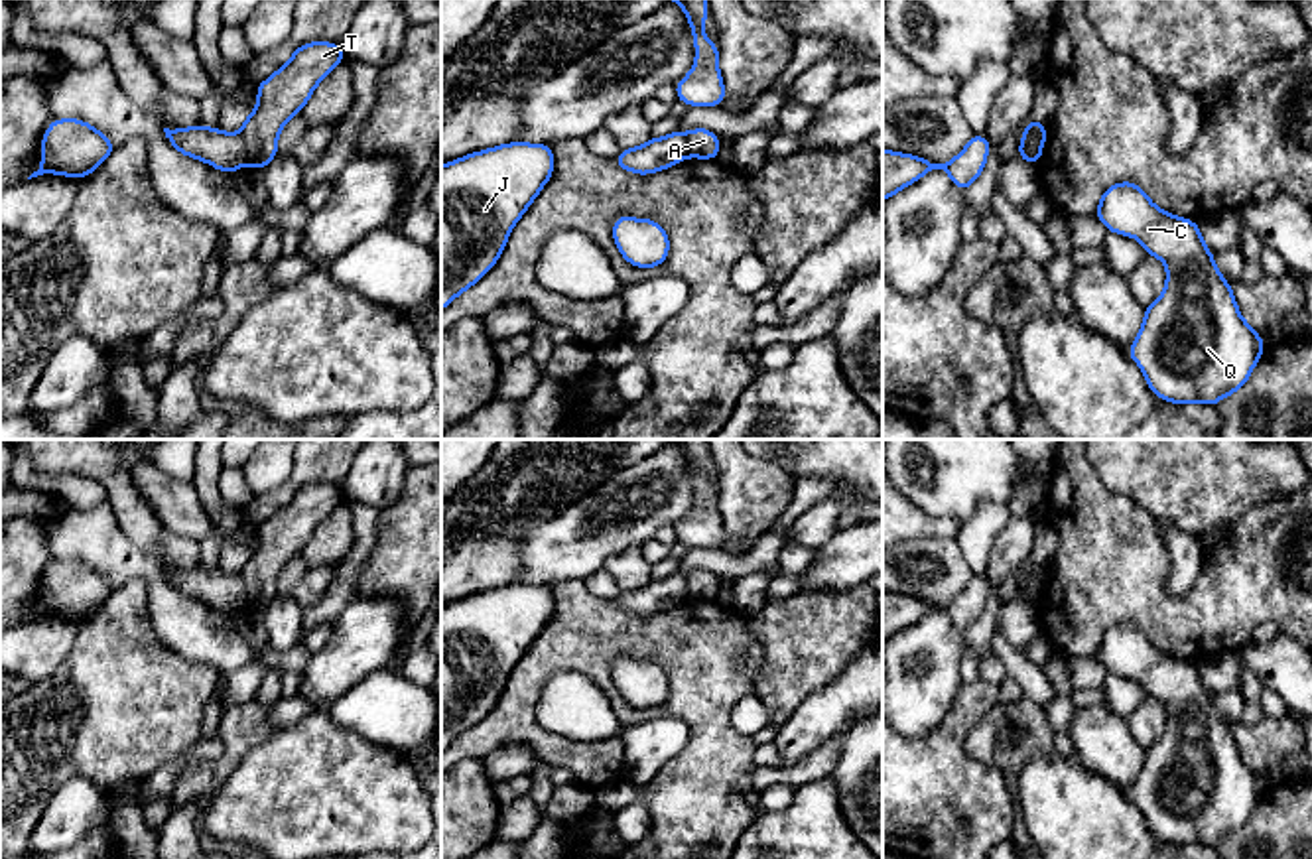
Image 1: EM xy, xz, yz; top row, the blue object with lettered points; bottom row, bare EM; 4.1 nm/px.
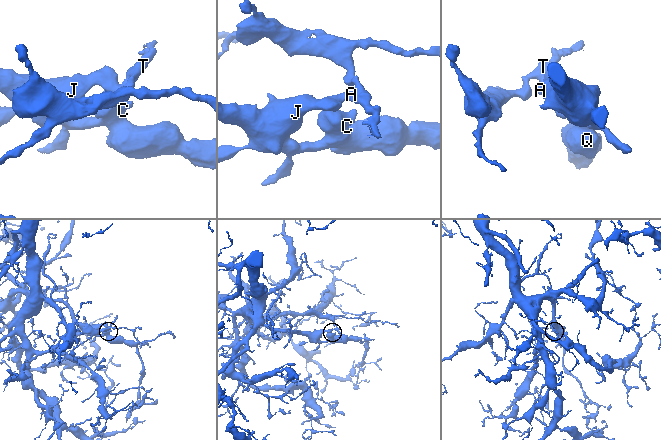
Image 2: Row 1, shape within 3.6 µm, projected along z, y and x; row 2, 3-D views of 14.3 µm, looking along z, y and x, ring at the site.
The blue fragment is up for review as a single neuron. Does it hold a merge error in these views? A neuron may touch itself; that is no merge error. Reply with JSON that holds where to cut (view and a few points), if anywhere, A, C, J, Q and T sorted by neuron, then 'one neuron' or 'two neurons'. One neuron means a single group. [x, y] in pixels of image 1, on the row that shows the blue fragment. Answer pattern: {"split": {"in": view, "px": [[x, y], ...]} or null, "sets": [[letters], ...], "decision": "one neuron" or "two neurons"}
{"split": {"in": "xy", "px": [[239, 132], [249, 162]]}, "sets": [["A", "T"], ["C", "J", "Q"]], "decision": "two neurons"}

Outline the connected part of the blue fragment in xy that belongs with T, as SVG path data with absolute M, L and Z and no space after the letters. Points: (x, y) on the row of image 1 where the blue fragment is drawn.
M309 41L266 81L256 87L258 104L244 118L240 136L246 160L264 169L278 156L278 136L284 124L297 112L315 87L345 59L341 43Z

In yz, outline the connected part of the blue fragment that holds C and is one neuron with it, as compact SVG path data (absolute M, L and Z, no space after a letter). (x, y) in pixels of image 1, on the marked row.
M1133 181L1107 187L1095 217L1109 232L1137 238L1148 256L1166 266L1166 286L1145 307L1145 319L1127 355L1143 370L1154 396L1172 404L1215 406L1249 380L1265 351L1261 335L1241 317L1231 284L1217 270L1196 221L1158 209Z

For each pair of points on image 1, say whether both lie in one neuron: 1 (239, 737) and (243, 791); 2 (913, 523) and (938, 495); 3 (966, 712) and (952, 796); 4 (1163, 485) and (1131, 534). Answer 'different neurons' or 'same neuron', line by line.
1: different neurons
2: different neurons
3: same neuron
4: different neurons

